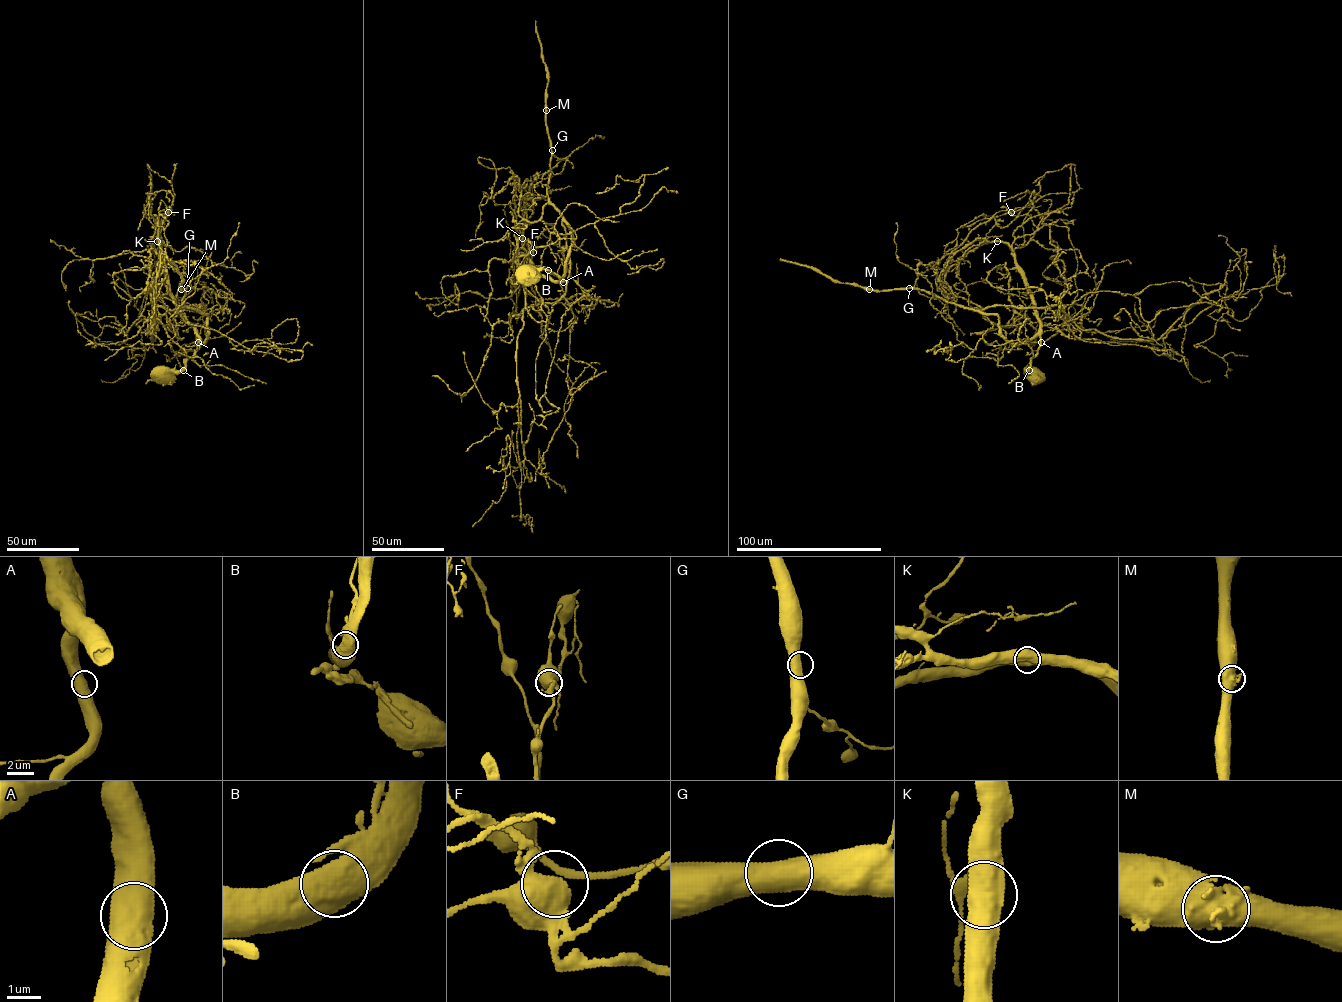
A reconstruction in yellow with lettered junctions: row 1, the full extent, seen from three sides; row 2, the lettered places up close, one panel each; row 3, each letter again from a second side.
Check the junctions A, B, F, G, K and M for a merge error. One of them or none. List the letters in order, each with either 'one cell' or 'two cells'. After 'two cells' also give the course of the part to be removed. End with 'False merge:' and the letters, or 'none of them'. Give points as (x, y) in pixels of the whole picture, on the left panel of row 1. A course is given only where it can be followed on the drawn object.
A: one cell
B: one cell
F: one cell
G: one cell
K: one cell
M: one cell
False merge: none of them

